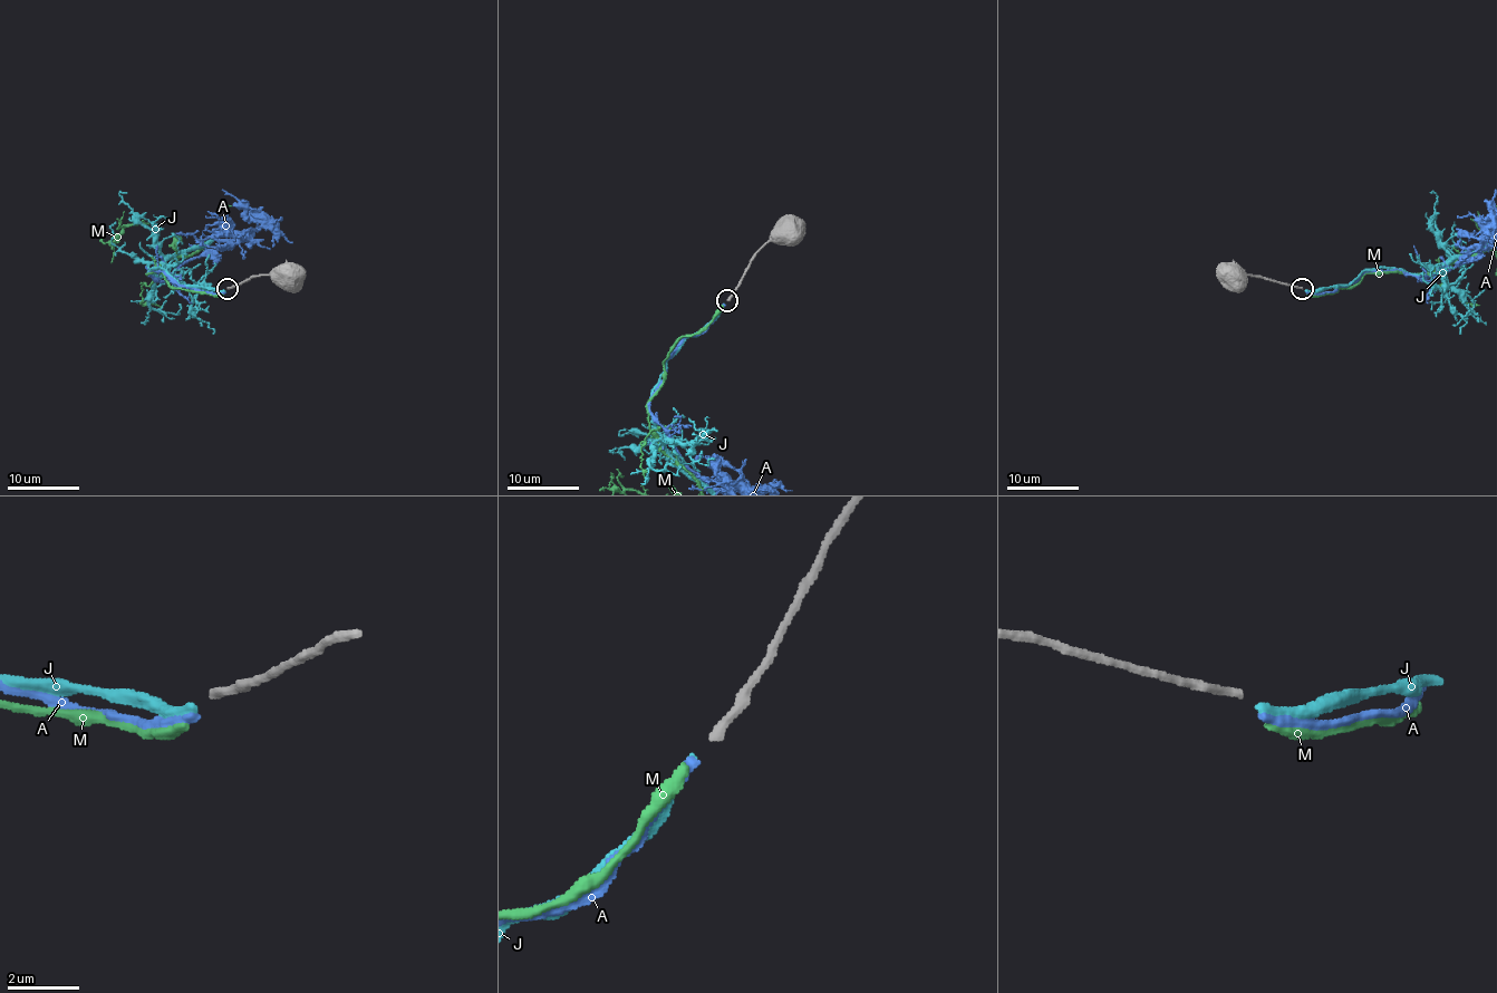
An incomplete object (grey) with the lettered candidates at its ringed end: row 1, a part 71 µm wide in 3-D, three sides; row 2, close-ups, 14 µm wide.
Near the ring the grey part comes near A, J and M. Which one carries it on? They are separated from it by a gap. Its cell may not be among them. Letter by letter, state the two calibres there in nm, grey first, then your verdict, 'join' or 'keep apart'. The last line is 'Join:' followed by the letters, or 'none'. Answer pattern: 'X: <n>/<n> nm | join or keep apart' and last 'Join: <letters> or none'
A: 240/280 nm | keep apart
J: 240/240 nm | keep apart
M: 240/280 nm | keep apart
Join: none

